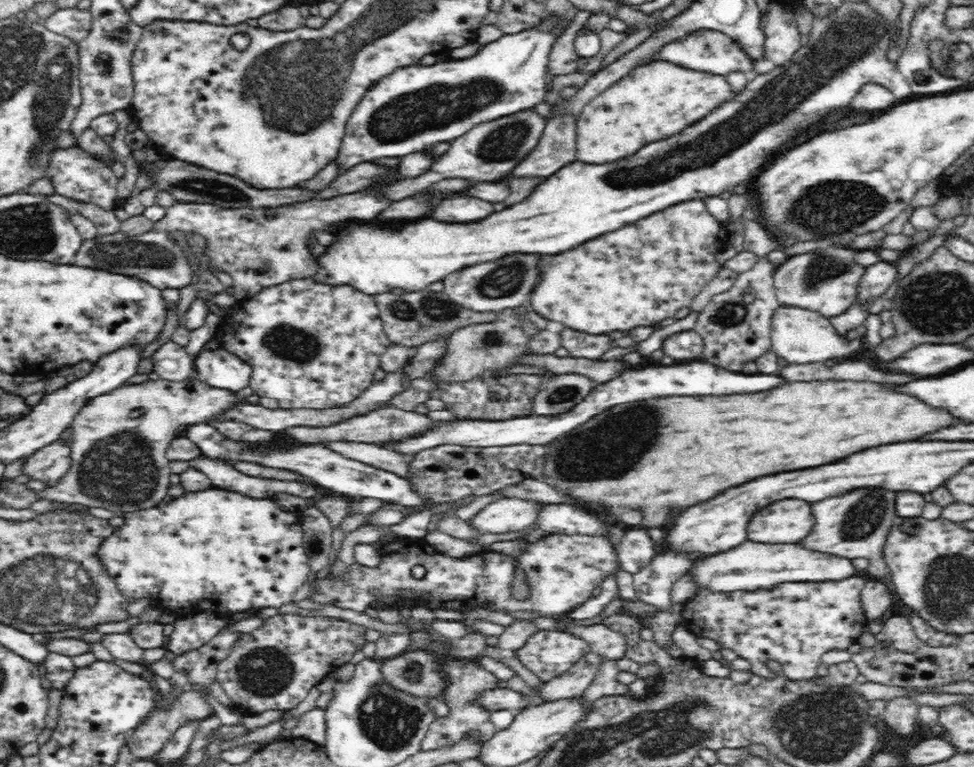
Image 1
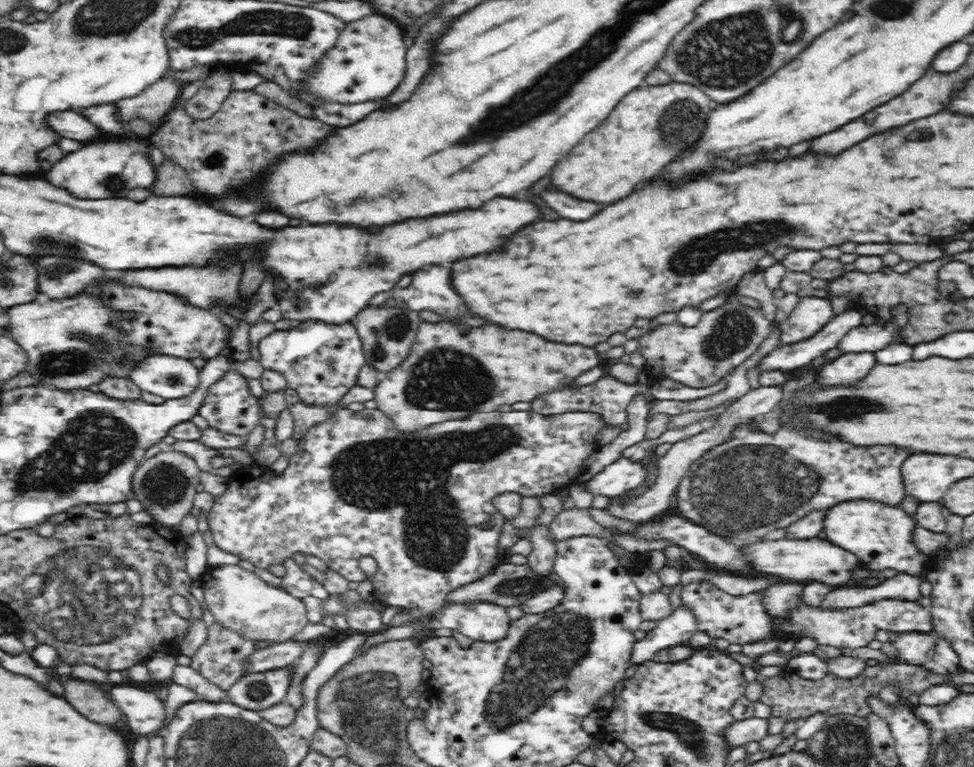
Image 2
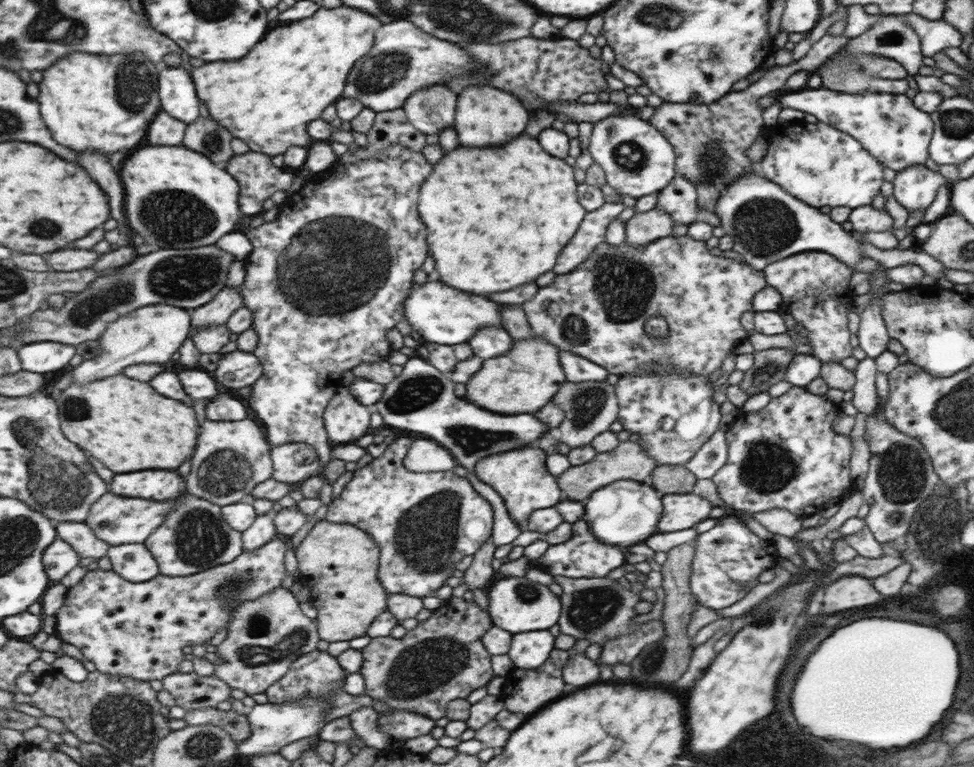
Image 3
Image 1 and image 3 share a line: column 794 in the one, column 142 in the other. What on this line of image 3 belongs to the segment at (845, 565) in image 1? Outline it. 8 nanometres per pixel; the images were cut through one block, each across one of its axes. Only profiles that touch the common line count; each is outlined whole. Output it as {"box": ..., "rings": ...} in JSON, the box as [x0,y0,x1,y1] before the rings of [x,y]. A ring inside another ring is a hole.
{"box":[108,544,161,582],"rings":[[[145,544],[111,546],[108,558],[112,561],[113,572],[131,582],[147,582],[161,575],[155,556]]]}

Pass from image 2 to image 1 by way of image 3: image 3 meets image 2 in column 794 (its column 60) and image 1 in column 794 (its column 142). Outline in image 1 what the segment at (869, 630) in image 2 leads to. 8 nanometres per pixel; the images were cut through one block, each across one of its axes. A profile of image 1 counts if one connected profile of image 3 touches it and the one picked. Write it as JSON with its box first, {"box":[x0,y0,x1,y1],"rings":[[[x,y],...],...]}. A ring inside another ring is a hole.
{"box":[681,573,868,681],"rings":[[[864,573],[847,576],[842,580],[824,582],[782,582],[771,590],[717,592],[702,588],[683,604],[681,619],[692,634],[700,638],[711,638],[722,647],[736,652],[739,658],[750,663],[750,673],[762,677],[772,676],[768,662],[780,662],[785,676],[790,680],[803,681],[816,677],[822,654],[828,650],[846,650],[868,633],[868,617],[864,613],[861,593],[868,577]]]}

